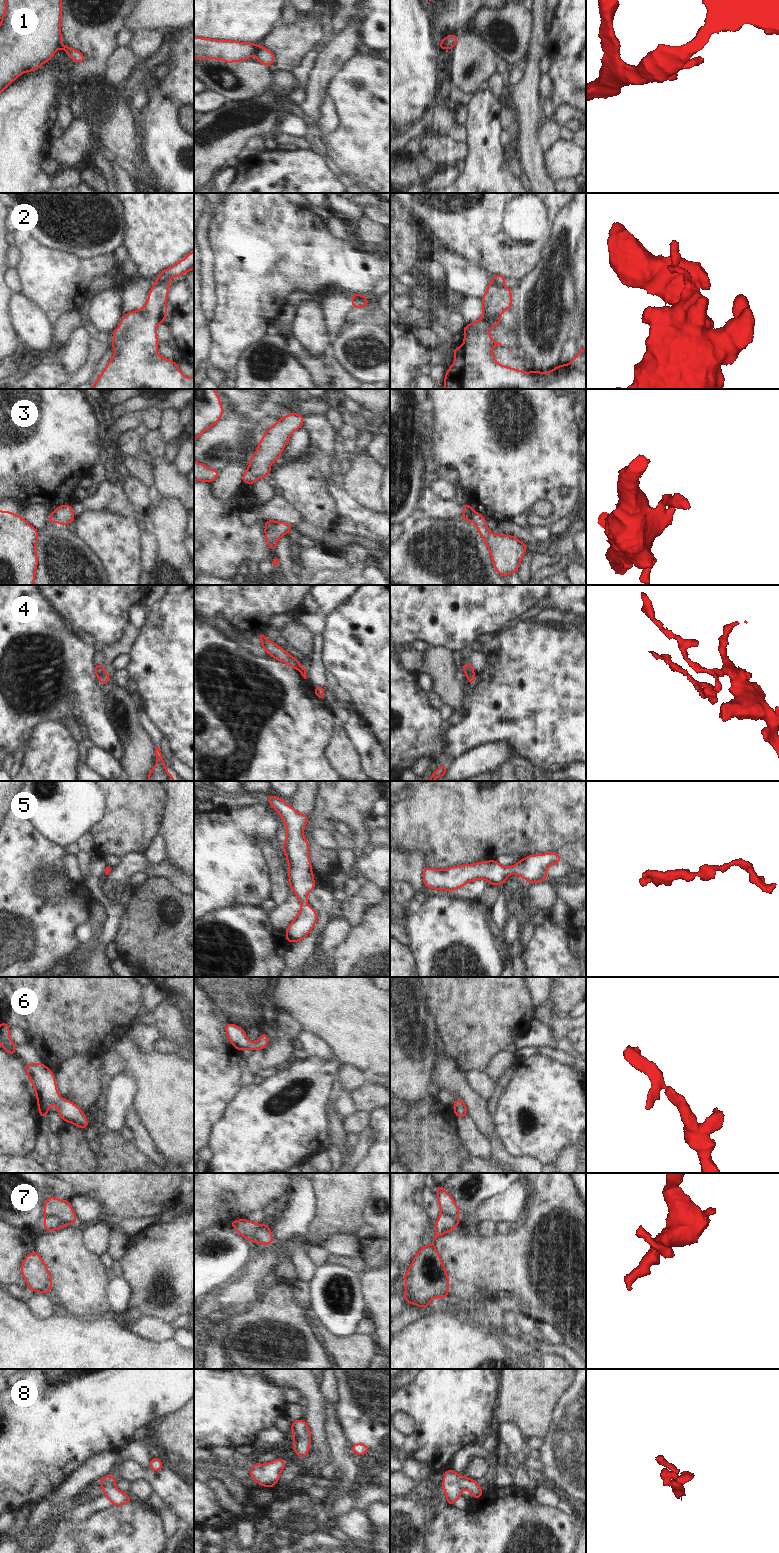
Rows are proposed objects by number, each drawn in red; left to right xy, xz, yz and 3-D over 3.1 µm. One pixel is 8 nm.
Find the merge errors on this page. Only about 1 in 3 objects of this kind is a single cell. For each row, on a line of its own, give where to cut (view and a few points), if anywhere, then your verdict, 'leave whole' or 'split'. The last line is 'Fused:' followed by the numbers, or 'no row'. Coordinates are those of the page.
1: cut xz (258, 45), (255, 50); split
2: cut xy (156, 280), (166, 283); split
3: cut xz (247, 470), (257, 477); split
4: cut xy (103, 672), (98, 675); split
5: cut none; leave whole
6: cut none; leave whole
7: cut xy (46, 1216), (54, 1216), (64, 1225); split
8: cut xy (99, 1483), (114, 1485); split
Fused: 1, 2, 3, 4, 7, 8

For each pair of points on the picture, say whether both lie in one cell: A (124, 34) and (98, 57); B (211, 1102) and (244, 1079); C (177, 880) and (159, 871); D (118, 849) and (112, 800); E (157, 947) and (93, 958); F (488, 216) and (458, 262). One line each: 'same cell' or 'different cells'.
A: different cells
B: different cells
C: same cell
D: same cell
E: different cells
F: different cells

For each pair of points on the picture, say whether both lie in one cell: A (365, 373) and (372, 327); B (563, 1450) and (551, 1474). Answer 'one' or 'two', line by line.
A: one
B: one

